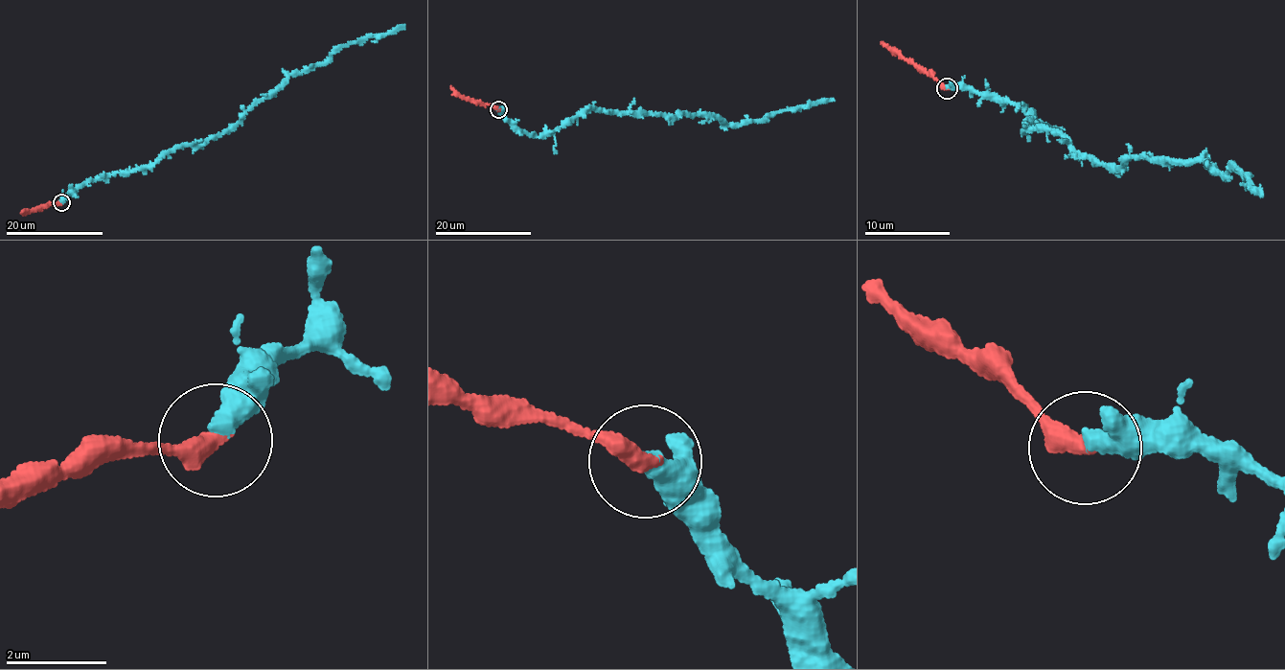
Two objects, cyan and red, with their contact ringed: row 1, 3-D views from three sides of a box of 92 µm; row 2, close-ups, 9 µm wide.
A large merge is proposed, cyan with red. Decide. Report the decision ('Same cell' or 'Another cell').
Same cell

